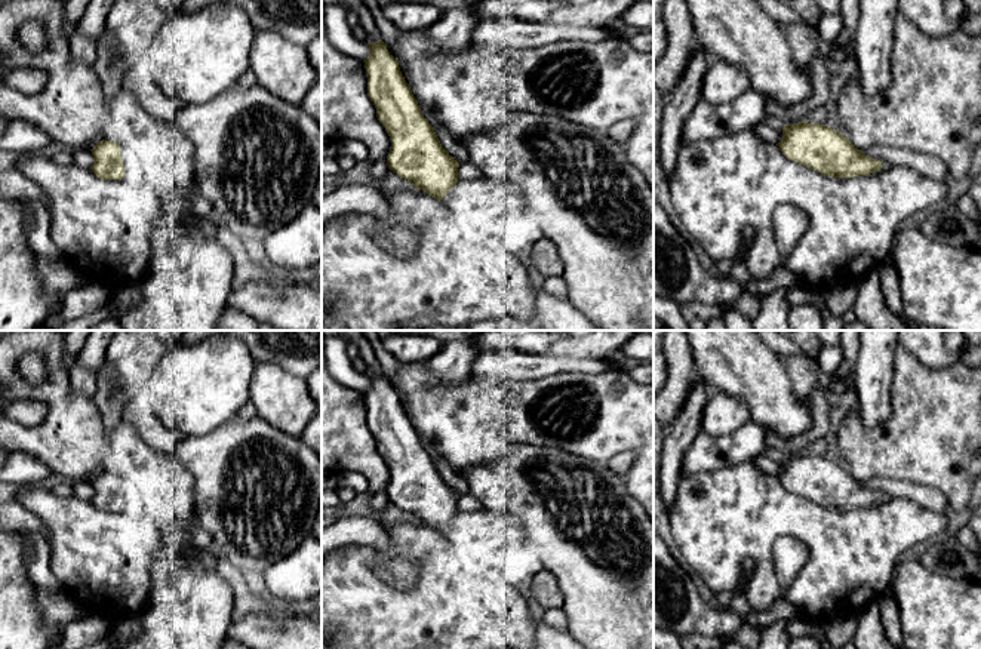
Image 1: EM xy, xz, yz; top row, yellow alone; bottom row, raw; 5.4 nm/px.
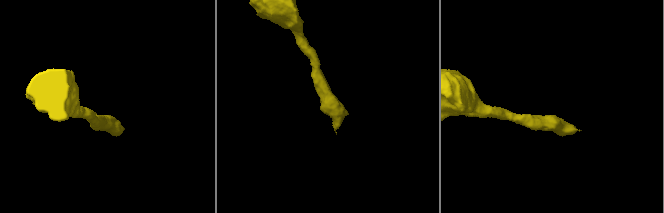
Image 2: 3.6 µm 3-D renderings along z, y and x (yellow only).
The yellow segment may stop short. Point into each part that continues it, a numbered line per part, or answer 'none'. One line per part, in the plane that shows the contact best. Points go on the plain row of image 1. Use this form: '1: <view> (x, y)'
1: xy (135, 506)

